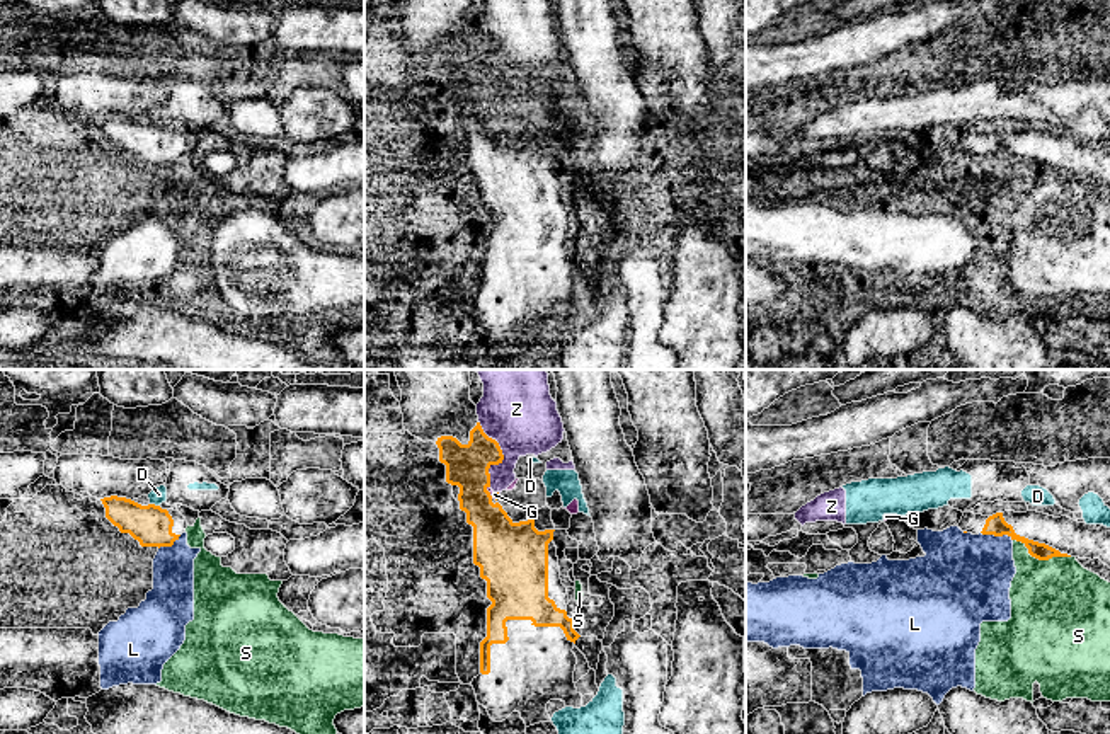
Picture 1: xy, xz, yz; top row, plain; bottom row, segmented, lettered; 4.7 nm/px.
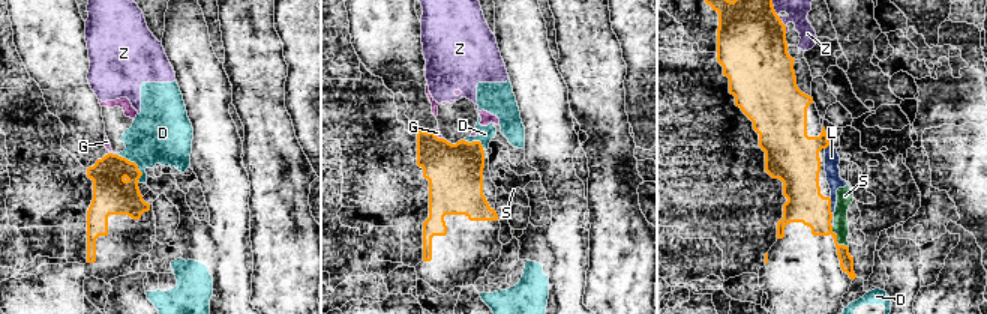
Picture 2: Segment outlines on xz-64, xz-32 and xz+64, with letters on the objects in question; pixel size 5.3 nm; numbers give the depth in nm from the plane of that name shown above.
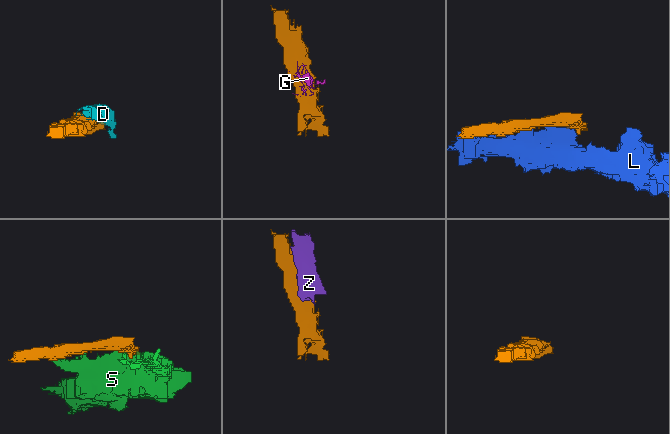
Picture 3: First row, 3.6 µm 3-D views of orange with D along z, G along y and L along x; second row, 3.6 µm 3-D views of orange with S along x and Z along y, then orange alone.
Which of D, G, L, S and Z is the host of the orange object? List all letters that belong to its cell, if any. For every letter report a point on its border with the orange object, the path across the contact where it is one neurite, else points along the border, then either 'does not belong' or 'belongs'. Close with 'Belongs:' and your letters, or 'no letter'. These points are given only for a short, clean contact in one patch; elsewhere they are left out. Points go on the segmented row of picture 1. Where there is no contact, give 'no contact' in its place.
D: meets orange in xy at (154, 504); border along xy (150, 503), (159, 506); does not belong
G: meets orange in xz at (489, 493); does not belong
L: meets orange in yz at (996, 535); does not belong
S: meets orange in yz at (1041, 559); does not belong
Z: meets orange in xz at (503, 455); does not belong
Belongs: no letter

